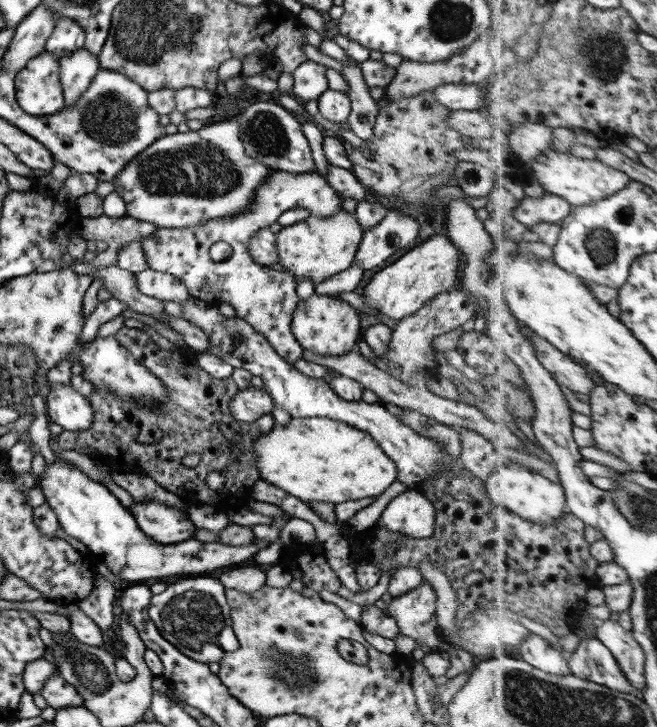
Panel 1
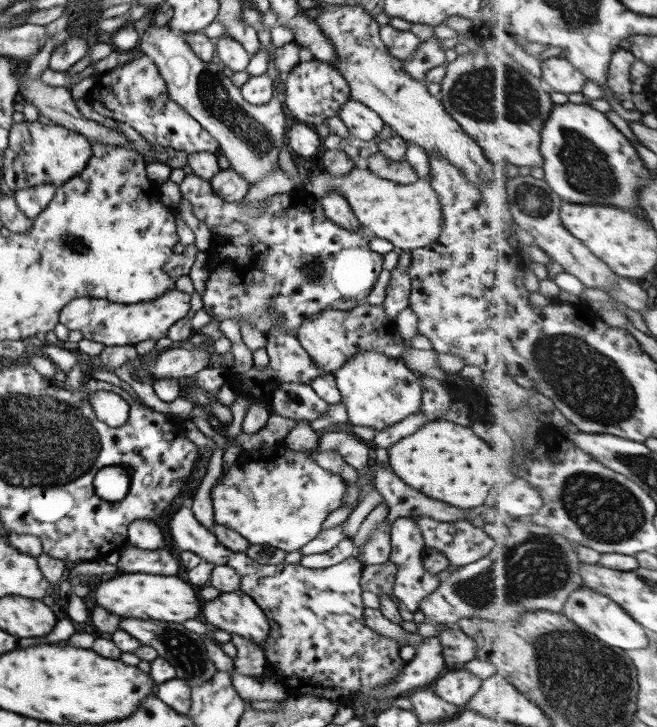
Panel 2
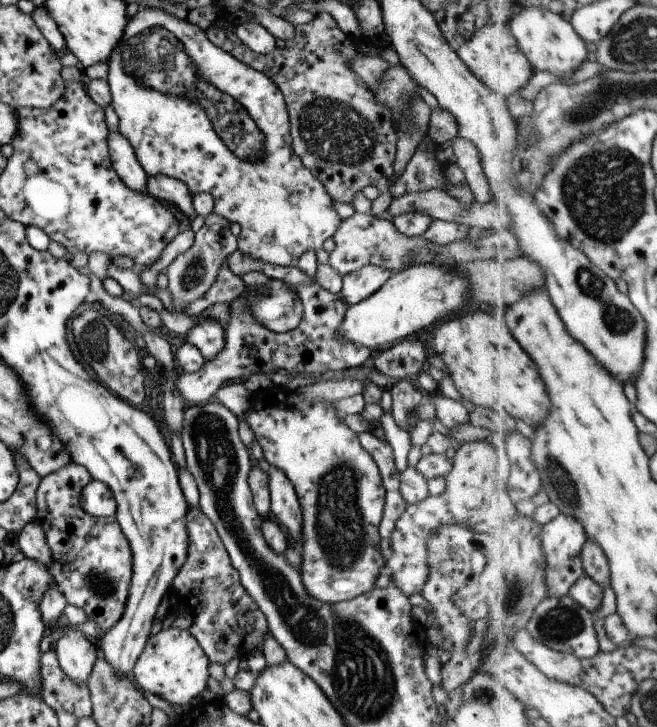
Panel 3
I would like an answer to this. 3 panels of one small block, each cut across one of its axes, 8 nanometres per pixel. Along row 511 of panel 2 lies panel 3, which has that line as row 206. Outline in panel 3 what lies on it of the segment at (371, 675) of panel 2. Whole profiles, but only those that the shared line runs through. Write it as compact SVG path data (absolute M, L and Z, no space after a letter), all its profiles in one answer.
M165 175L148 176L146 191L158 201L164 200L166 204L175 205L188 218L195 217L193 196L181 181Z

